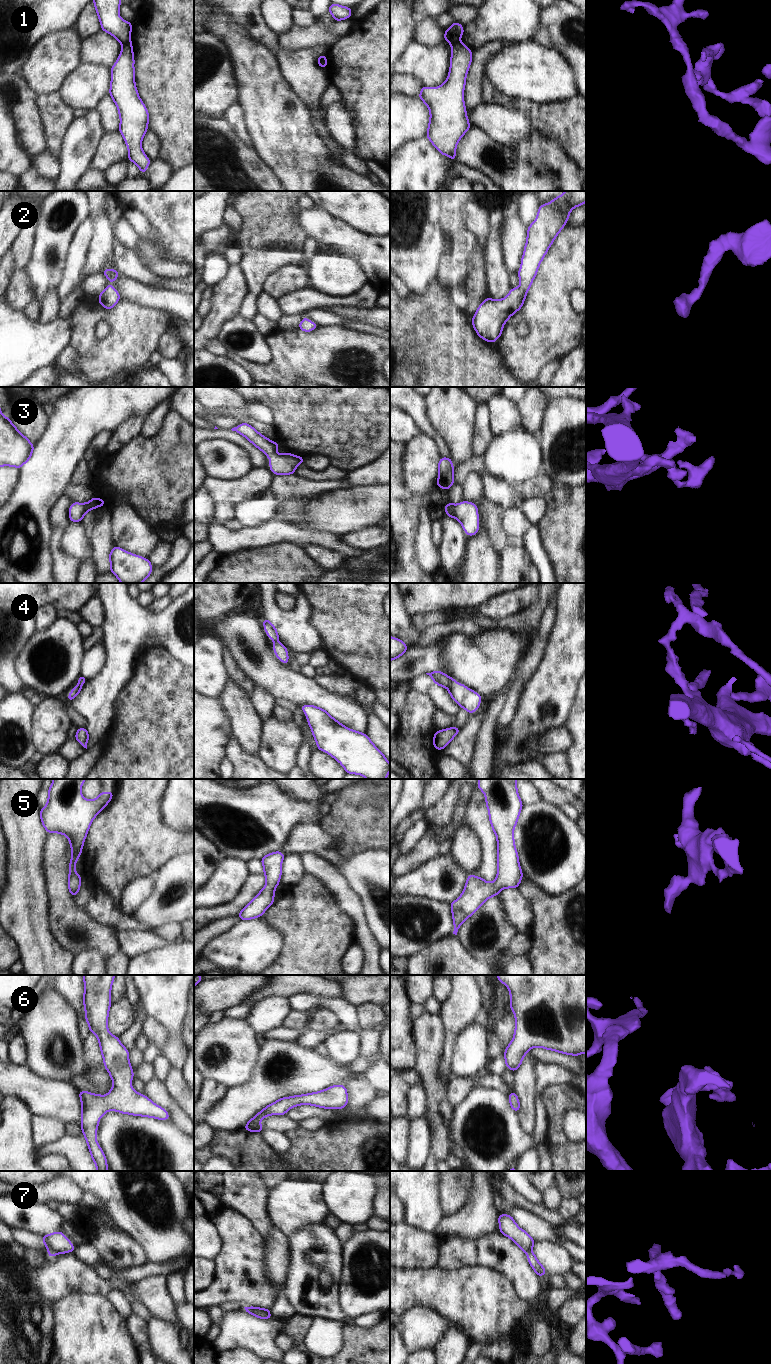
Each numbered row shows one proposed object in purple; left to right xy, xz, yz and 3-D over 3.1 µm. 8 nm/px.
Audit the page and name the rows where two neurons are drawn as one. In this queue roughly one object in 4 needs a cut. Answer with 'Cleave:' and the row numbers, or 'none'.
Cleave: 1, 7

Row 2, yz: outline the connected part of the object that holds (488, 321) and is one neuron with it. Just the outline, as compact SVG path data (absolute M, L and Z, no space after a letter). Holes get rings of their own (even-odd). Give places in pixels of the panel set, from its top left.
M565 191L551 202L539 206L535 221L528 226L521 267L517 273L520 285L511 288L501 300L486 298L471 320L480 338L494 343L501 336L506 321L521 309L541 261L564 228L571 210L585 202L586 191Z

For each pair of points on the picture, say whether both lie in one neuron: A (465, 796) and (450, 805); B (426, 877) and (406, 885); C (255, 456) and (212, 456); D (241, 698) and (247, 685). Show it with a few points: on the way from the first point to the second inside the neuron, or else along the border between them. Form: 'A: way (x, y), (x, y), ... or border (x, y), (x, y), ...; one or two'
A: border (460, 789), (455, 812), (449, 824); two
B: way (421, 882), (411, 884); one
C: border (232, 440), (248, 453), (251, 463), (256, 468); two
D: border (231, 677), (251, 698); two

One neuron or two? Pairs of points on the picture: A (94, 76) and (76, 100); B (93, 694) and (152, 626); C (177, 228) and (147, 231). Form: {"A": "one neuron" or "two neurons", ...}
{"A": "one neuron", "B": "one neuron", "C": "two neurons"}

